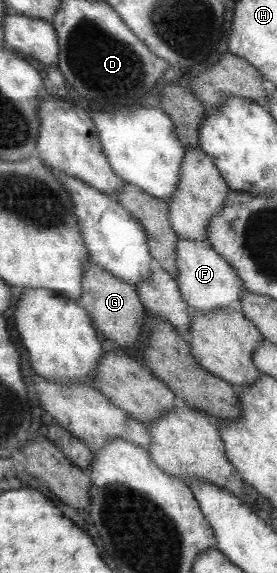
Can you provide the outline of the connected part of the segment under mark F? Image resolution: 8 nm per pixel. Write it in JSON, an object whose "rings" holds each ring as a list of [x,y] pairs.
{"rings":[[[179,239],[178,263],[181,291],[185,301],[196,310],[202,313],[214,311],[214,309],[226,309],[226,307],[238,307],[238,304],[244,298],[246,288],[237,271],[225,259],[225,256],[219,255],[213,245],[208,242],[199,242],[193,240]]]}

